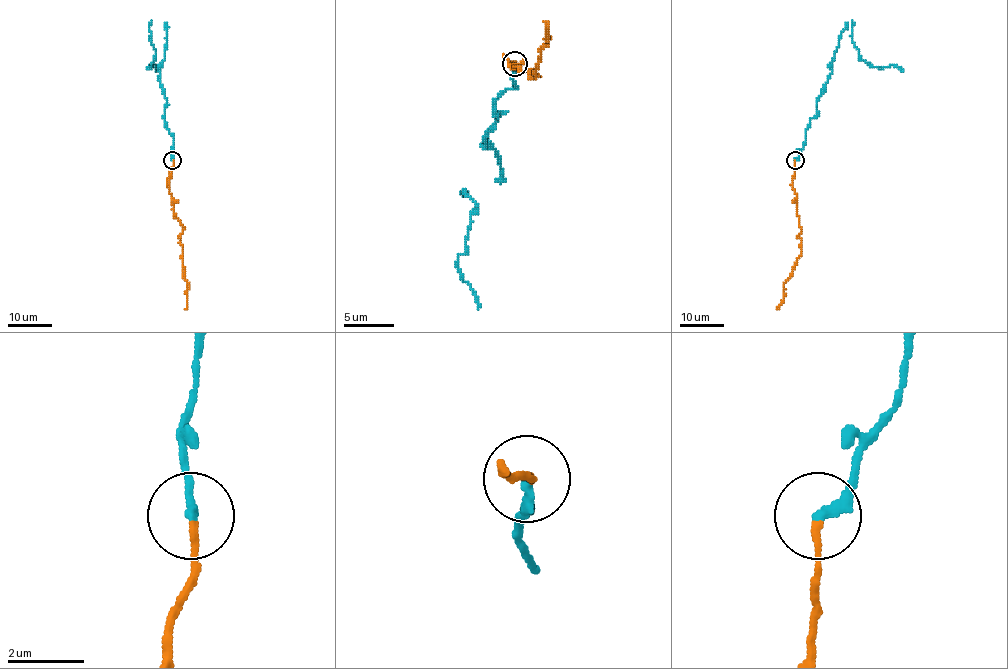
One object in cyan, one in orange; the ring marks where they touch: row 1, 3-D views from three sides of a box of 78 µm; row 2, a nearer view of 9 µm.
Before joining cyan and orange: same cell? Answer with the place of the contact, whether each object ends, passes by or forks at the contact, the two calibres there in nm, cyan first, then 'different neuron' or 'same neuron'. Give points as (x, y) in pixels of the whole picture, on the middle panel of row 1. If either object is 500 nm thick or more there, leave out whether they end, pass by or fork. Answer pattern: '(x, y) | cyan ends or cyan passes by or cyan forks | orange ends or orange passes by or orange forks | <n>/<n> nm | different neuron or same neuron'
(515, 63) | cyan ends | orange ends | 260/170 nm | same neuron

